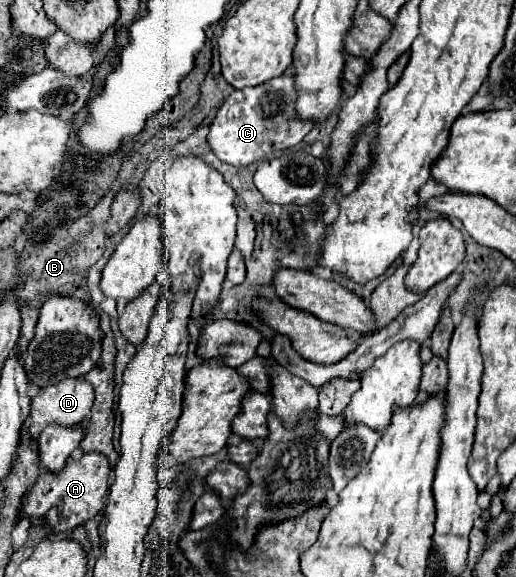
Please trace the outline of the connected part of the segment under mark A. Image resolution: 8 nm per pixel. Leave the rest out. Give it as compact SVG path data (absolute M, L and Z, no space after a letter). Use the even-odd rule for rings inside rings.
M84 454L80 460L68 458L66 468L60 474L50 474L46 470L40 470L36 484L26 494L28 502L22 506L22 516L42 518L52 506L60 504L60 524L54 528L54 532L72 530L104 510L108 478L110 478L110 462L104 454Z

